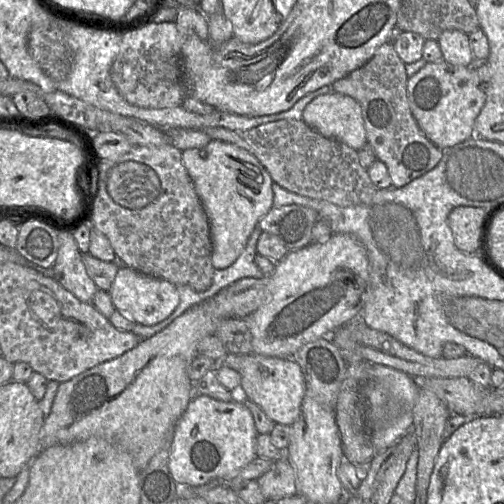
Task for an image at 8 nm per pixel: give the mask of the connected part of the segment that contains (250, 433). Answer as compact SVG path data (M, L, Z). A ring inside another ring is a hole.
M194 395L175 427L169 456L170 472L178 485L191 487L230 479L258 457L258 434L253 415L243 402Z

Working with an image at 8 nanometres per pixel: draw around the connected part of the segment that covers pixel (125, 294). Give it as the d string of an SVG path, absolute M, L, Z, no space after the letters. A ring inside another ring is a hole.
M128 266L119 268L108 291L116 309L142 325L155 325L166 319L178 306L180 297L177 286L167 280L145 275Z

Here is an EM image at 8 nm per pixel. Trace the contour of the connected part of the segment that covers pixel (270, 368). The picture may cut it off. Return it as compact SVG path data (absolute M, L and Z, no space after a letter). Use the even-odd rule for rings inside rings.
M228 353L222 364L241 375L241 386L247 397L258 404L275 423L291 425L297 419L306 395L306 383L302 369L294 359L254 353Z

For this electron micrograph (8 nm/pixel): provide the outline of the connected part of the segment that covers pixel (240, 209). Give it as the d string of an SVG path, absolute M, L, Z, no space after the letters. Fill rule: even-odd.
M218 140L203 148L182 151L182 160L206 213L215 270L232 265L244 250L254 228L273 207L273 180L260 161L247 150Z

